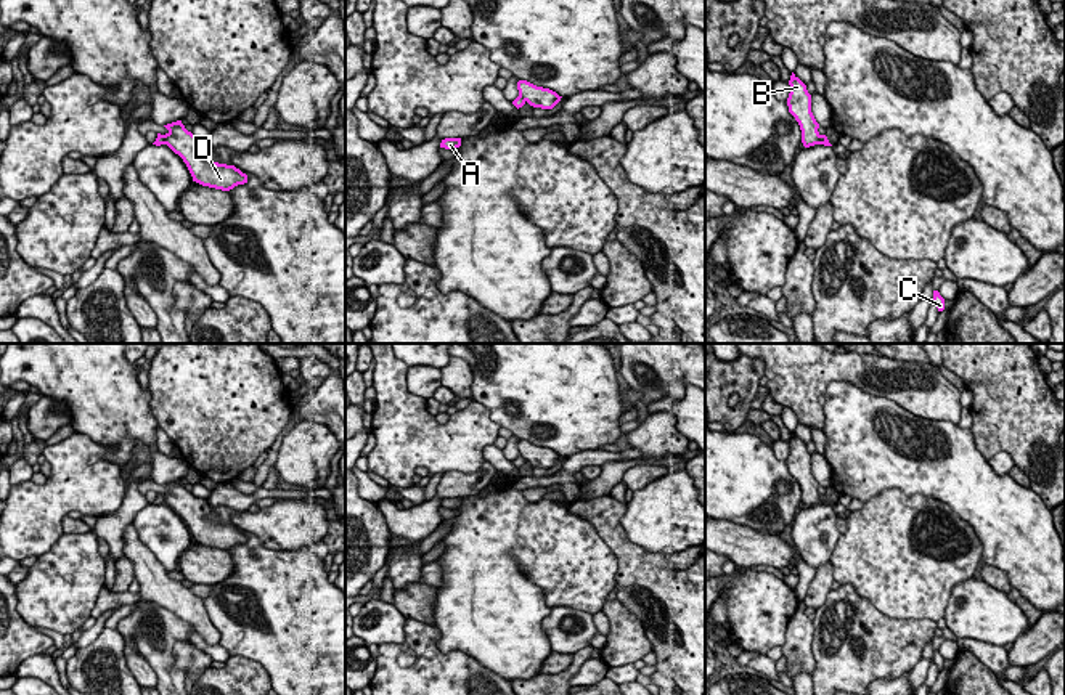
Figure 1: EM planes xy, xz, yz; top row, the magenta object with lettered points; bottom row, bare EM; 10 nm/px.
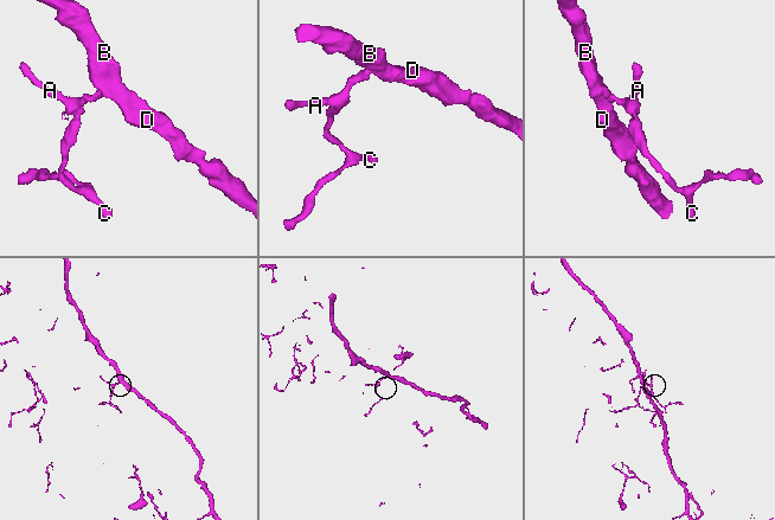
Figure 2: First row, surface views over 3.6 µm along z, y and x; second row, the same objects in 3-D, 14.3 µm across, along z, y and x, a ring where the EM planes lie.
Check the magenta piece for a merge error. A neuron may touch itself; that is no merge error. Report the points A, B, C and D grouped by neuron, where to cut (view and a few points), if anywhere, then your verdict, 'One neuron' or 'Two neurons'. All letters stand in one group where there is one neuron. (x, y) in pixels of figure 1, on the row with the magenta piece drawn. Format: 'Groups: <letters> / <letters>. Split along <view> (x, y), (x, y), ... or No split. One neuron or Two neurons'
Groups: A C / B D. Split along xy (161, 135), (164, 143). Two neurons

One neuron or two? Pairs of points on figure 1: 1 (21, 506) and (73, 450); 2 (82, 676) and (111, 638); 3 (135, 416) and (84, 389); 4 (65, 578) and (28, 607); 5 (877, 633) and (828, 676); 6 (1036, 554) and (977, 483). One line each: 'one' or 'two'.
1: one
2: one
3: one
4: one
5: one
6: one

